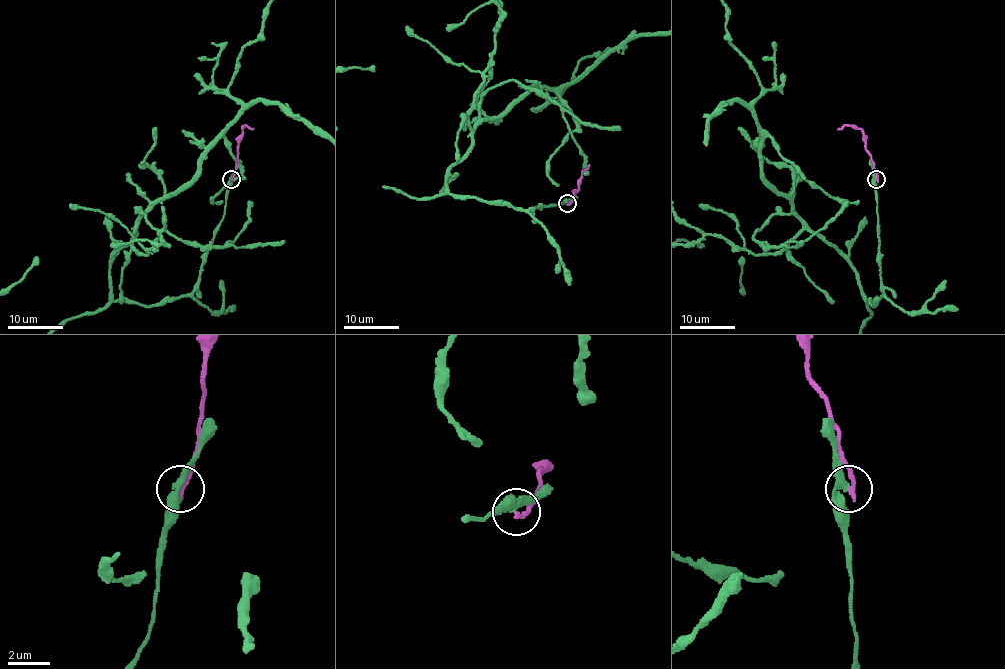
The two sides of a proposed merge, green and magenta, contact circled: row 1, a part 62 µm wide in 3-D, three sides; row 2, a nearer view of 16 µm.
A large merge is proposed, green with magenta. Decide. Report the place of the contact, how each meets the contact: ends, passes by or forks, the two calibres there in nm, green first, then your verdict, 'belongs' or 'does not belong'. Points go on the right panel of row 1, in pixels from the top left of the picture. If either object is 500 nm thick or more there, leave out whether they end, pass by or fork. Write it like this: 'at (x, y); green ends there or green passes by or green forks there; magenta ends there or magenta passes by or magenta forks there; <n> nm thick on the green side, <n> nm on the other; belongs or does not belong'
at (876, 179); green passes by; magenta ends there; 340 nm thick on the green side, 260 nm on the other; does not belong

